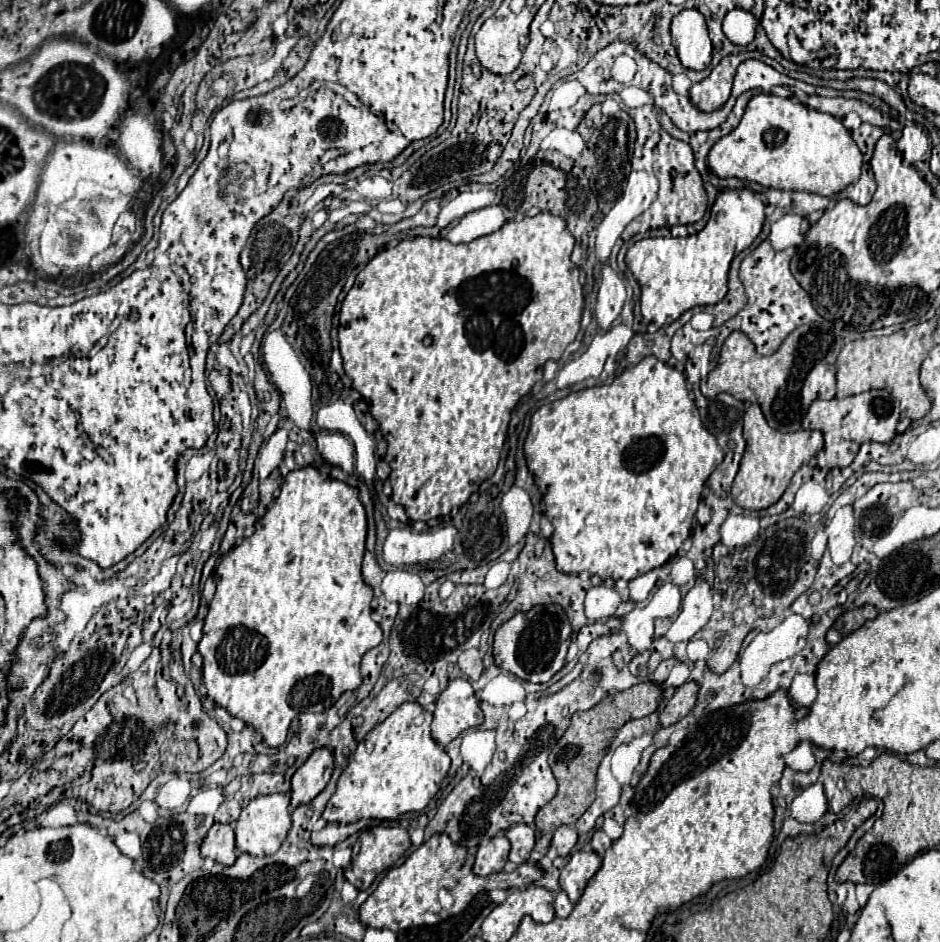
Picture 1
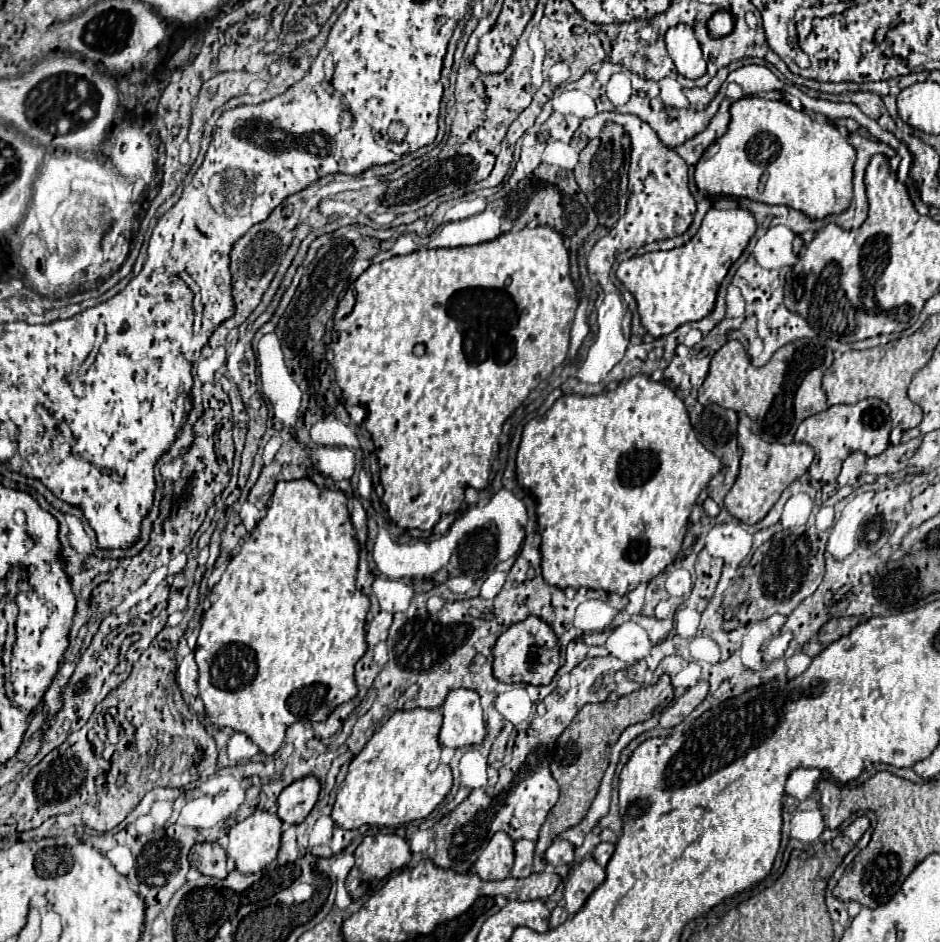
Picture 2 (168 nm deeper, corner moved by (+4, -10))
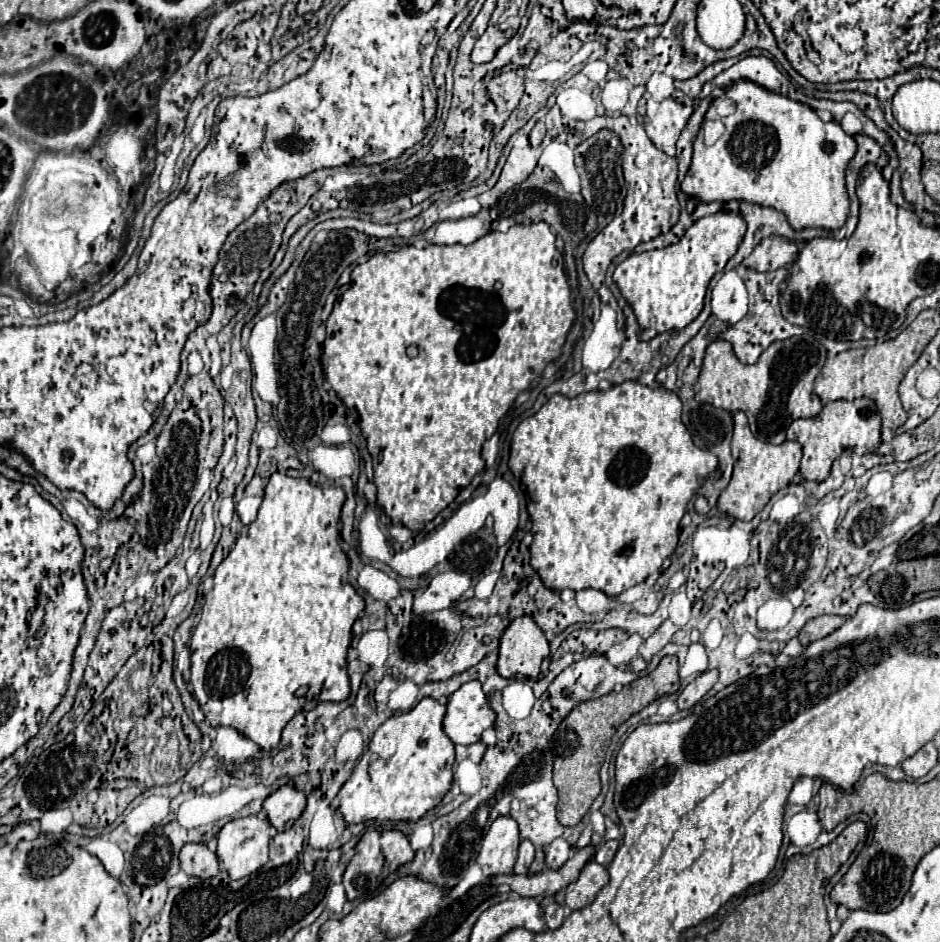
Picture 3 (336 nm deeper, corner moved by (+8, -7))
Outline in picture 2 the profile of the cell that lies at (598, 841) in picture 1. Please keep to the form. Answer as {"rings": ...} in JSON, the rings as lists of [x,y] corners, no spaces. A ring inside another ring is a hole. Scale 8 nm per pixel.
{"rings":[[[600,843],[600,845],[596,845],[592,857],[596,859],[598,865],[606,867],[606,863],[608,863],[608,859],[610,859],[612,853],[614,853],[614,843]]]}

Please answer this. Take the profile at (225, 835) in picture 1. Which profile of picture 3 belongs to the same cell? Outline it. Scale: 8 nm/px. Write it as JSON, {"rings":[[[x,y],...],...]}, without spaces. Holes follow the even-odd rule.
{"rings":[[[186,844],[180,852],[180,868],[188,876],[206,880],[218,874],[218,856],[206,844]]]}

